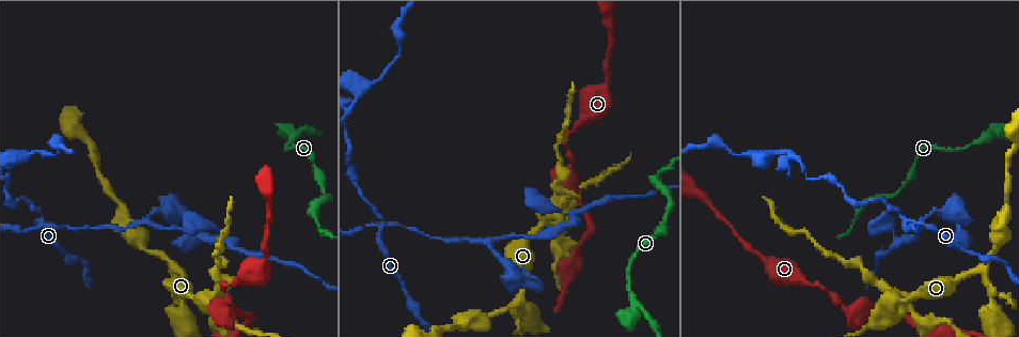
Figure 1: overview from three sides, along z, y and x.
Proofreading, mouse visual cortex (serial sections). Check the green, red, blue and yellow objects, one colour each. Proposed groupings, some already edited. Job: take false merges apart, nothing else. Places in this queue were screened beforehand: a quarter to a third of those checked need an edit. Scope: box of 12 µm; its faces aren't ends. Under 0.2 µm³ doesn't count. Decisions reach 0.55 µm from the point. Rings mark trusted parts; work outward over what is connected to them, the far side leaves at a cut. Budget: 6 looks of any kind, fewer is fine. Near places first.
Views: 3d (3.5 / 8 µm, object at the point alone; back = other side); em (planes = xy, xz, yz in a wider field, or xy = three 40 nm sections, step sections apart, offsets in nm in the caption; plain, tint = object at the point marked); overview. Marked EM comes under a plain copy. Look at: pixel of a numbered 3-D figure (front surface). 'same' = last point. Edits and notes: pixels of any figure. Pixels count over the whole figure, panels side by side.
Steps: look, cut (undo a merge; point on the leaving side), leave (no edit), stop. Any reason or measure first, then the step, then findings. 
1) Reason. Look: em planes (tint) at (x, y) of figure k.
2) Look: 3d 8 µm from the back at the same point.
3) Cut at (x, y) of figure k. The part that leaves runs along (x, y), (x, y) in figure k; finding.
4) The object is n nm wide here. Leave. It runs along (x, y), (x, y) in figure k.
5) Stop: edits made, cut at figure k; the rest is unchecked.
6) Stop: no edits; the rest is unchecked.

Sharp bend. Look: 3d 8 µm at (547, 216) of figure 1.

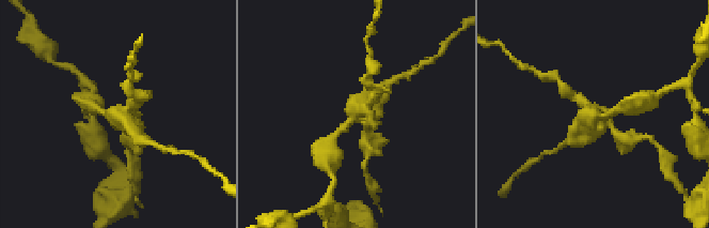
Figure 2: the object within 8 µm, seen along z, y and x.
Shape alone is not enough. Look: em xy step 1 (tint) at (113, 113) of figure 2.

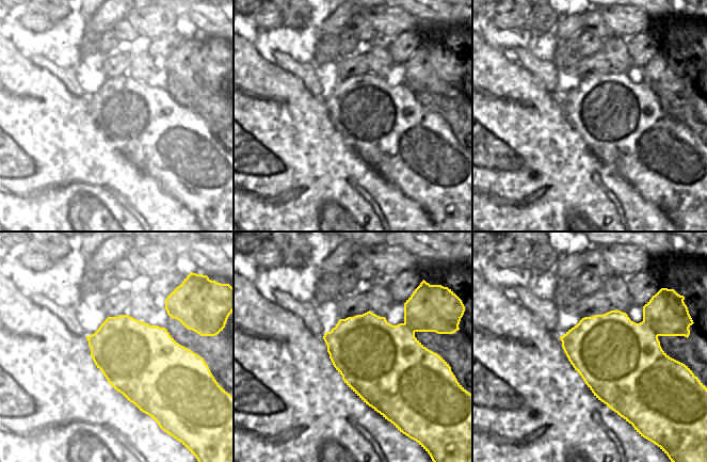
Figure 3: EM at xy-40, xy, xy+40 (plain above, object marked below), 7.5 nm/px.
The object is 600 nm wide here. Cut at (573, 96) of figure 2. The part that leaves runs along (585, 103), (568, 95), (557, 81) in figure 2; two cells meet here.

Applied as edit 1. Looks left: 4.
A narrow waist. Look: 3d 3.5 µm at (305, 129) of figure 1.

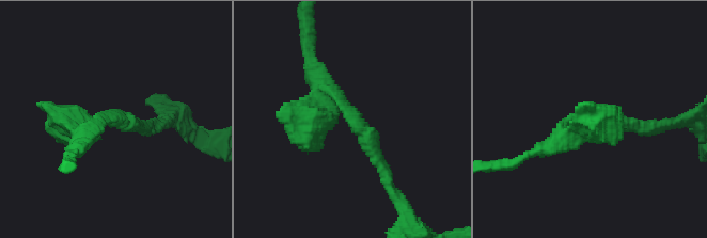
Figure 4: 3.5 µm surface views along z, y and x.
Need the tissue. Look: em xy step 2 (tint) at (106, 119) of figure 4.

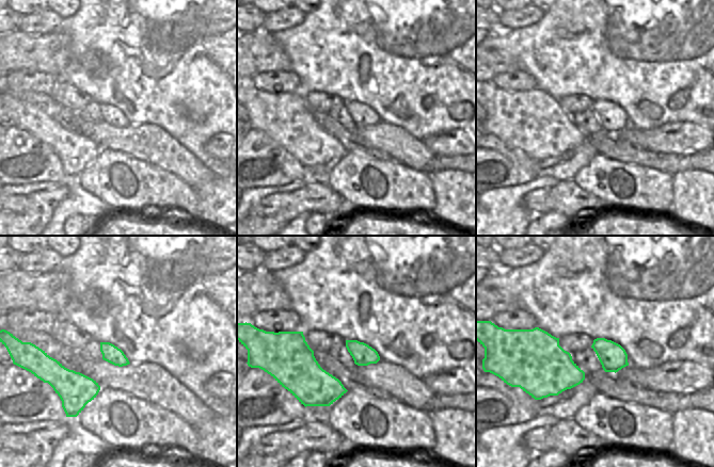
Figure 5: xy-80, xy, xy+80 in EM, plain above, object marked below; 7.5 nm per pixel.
The object is 160 nm wide here. Leave. It runs along (314, 65), (379, 167) in figure 4; one cell here.

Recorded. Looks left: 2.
Look: 3d 8 µm at (177, 267) of figure 1.

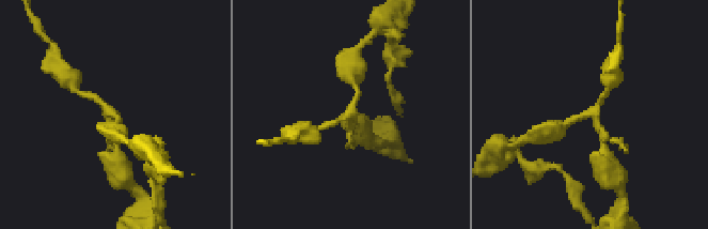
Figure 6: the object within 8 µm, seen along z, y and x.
3 arms meet here; the arms are 200, 200, 200 nm wide. Look: em xy step 2 (tint) at (593, 111) of figure 6.

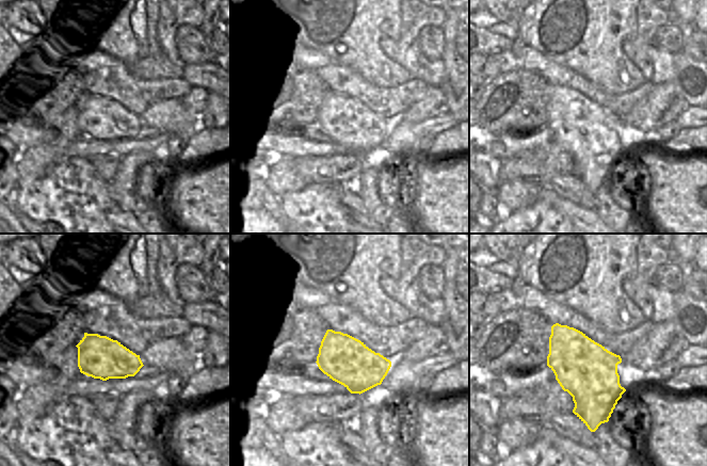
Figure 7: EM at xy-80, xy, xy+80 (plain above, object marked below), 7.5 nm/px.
Leave. All the same cell.

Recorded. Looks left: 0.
Stop: edits made, cut at figure 2; the rest is unchecked.

